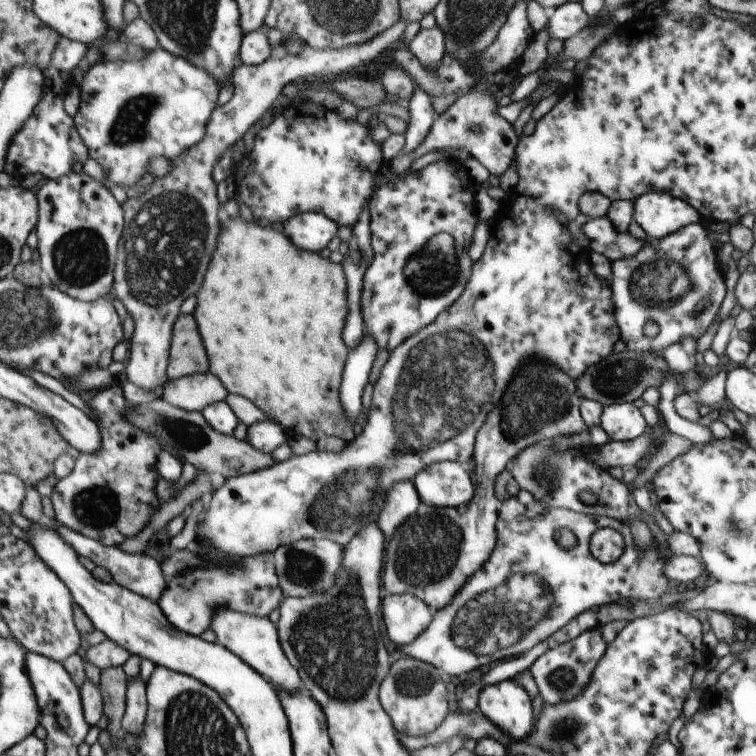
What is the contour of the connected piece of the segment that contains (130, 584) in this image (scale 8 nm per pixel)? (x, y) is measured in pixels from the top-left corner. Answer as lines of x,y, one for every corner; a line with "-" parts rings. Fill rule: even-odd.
53,518
51,528
55,528
55,530
65,539
65,542
68,542
77,551
77,554
89,565
105,567
109,570
113,575
115,583
131,589
137,594
155,602
161,600
161,595
168,585
168,578
163,574
161,560
159,560
156,555
151,553
151,558
149,558
149,556
147,556
147,554
149,554
148,551
139,553
138,555
126,554
121,548
107,546
98,539
88,537
82,532
76,531
73,527
59,523
57,518

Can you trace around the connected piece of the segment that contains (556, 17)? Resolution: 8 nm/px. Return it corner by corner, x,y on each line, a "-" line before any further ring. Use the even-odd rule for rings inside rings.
578,2
559,5
546,23
548,35
563,42
587,26
587,17

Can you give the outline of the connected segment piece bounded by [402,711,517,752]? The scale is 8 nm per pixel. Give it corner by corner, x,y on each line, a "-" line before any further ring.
453,711
451,714
448,714
447,718
444,718
441,726
439,726
433,733
420,737
407,735
402,737
404,738
402,741
403,746
407,747
411,752
412,750
417,750
423,747
441,744
453,737
462,737
463,740
471,738
471,740
475,740
476,742
480,739
493,739
494,741
500,742
505,747
511,742
517,742
517,740
511,740
509,735
506,735
495,723
491,722
488,718
485,718
485,715
482,715
481,713
474,714
472,711
467,711
467,713

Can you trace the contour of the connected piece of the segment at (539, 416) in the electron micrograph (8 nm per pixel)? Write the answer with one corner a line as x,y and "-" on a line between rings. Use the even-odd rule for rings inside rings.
531,359
529,366
521,370
521,378
505,390
499,401
494,401
497,406
489,412
476,434
472,500
457,508
430,507
421,503
416,514
401,526
401,534
389,539
386,549
389,558
382,573
387,594
406,591
434,609
443,608
455,598
462,584
481,568
495,548
495,520
498,517
493,491
495,476
501,470
509,471
524,448
556,436
581,434
587,430
580,415
580,401
575,382
562,370
547,361

